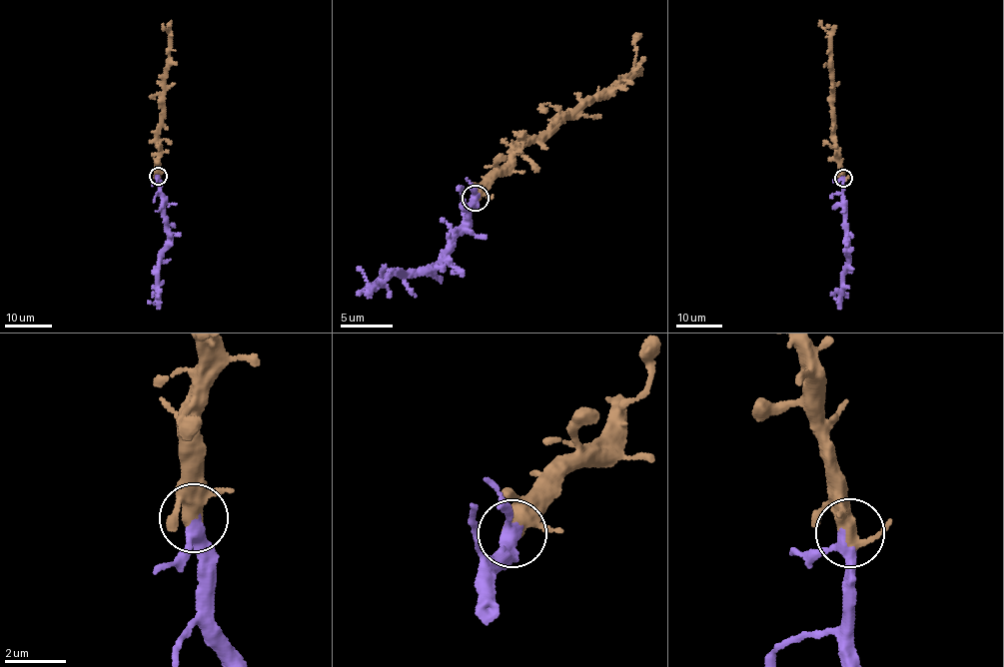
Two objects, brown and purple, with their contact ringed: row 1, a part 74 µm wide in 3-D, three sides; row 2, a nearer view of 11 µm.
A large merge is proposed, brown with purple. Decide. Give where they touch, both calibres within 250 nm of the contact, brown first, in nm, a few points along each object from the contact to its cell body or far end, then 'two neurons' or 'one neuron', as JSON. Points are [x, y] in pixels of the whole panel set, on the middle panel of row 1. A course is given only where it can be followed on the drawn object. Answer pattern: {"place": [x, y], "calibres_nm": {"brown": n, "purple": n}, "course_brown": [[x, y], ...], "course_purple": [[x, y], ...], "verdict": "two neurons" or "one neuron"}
{"place": [476, 198], "calibres_nm": {"brown": 440, "purple": 320}, "course_brown": [[476, 198], [519, 148], [587, 99], [608, 90], [633, 72], [634, 44], [639, 35]], "course_purple": [[476, 198], [465, 208], [465, 222], [448, 237], [444, 256], [426, 272], [397, 274], [370, 288], [358, 267]], "verdict": "one neuron"}

